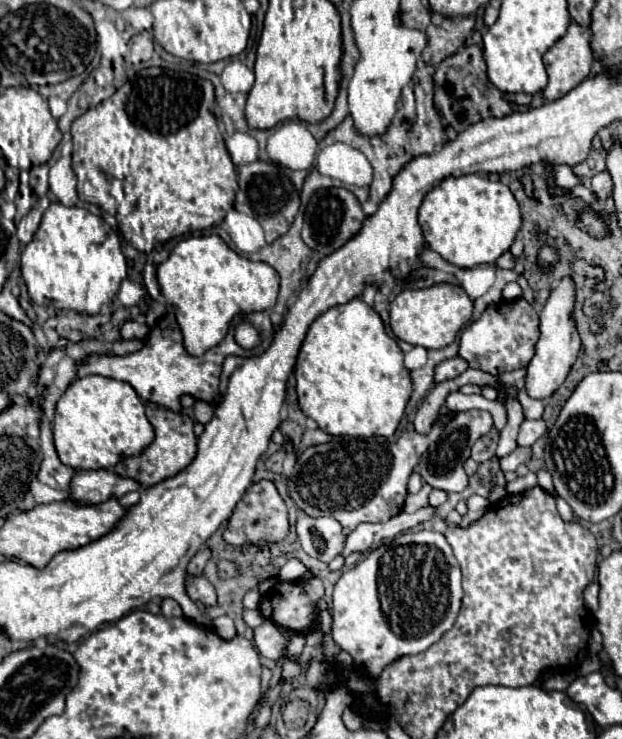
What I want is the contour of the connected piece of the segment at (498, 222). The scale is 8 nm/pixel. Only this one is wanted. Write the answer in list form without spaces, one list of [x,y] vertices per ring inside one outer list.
[[[478,174],[450,176],[438,184],[422,200],[418,224],[426,244],[446,262],[458,268],[494,264],[496,258],[510,248],[520,230],[522,216],[510,188],[498,180]]]

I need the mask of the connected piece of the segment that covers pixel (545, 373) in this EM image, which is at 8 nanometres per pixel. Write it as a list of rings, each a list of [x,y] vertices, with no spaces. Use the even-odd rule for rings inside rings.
[[[566,276],[554,284],[546,304],[540,310],[540,338],[536,342],[534,358],[530,360],[526,374],[526,392],[532,398],[544,400],[552,396],[552,392],[566,380],[572,364],[576,362],[576,356],[580,352],[580,336],[574,324],[574,296],[576,296],[574,280]]]

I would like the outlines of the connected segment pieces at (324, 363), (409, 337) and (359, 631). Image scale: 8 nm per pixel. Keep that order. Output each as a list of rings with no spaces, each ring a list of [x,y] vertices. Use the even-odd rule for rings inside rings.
[[[360,296],[330,308],[312,322],[294,376],[302,412],[332,436],[390,438],[412,394],[410,372],[402,362],[400,346],[386,334],[378,312]]]
[[[434,284],[428,288],[416,288],[416,290],[402,290],[390,304],[390,328],[396,338],[424,348],[444,348],[450,346],[456,340],[456,334],[460,328],[472,318],[472,300],[458,284]]]
[[[420,530],[398,534],[392,542],[370,552],[352,570],[346,570],[336,582],[332,638],[376,680],[388,664],[404,654],[424,652],[452,628],[462,600],[460,582],[460,566],[440,532]],[[386,624],[394,636],[386,636]]]

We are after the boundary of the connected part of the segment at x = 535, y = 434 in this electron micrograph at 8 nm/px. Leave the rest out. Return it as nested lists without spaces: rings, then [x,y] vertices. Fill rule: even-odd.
[[[524,420],[518,434],[518,446],[532,446],[544,434],[546,434],[544,420]]]

